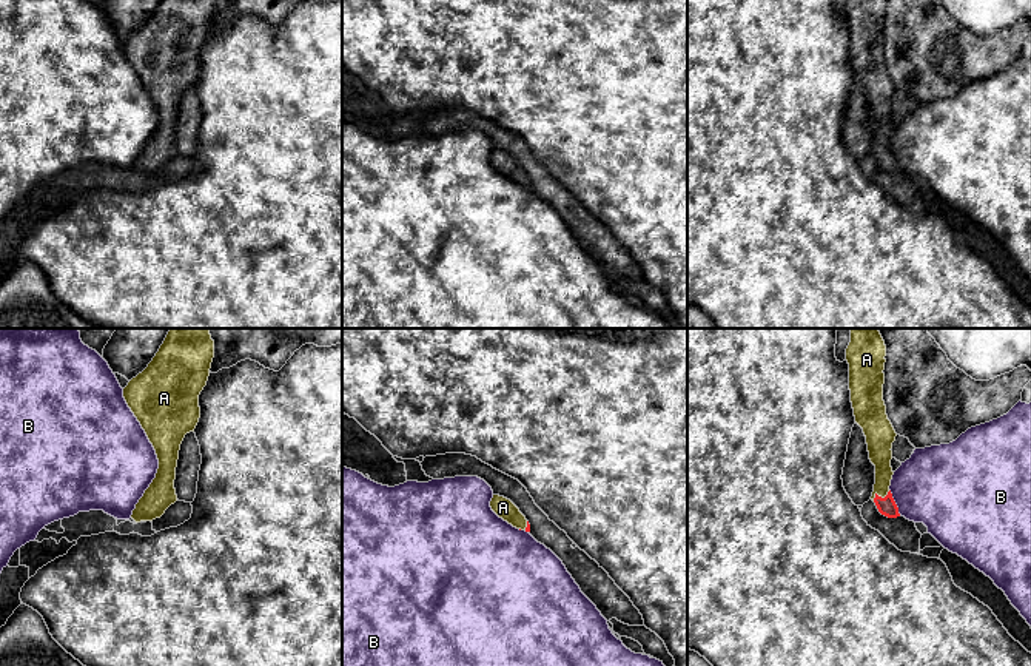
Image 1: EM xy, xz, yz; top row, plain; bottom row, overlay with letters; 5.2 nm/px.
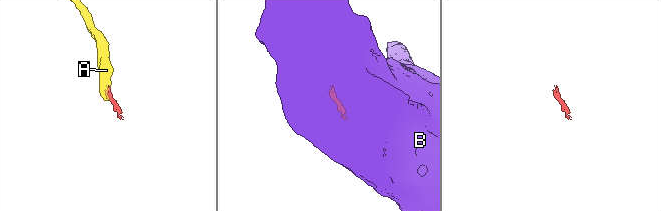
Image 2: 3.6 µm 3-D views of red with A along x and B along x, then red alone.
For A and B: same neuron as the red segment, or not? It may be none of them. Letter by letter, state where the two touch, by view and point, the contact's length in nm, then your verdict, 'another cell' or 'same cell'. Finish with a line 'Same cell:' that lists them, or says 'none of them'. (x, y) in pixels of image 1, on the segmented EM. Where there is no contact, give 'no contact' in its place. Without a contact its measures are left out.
A: yz (880, 497) | 110 nm | same cell
B: yz (894, 501) | 150 nm | another cell
Same cell: A

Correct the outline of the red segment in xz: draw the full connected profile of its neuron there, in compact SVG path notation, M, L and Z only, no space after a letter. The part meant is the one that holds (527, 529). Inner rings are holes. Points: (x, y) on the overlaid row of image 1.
M493 495L490 507L499 518L507 521L513 527L530 532L529 521L510 500L499 495Z

